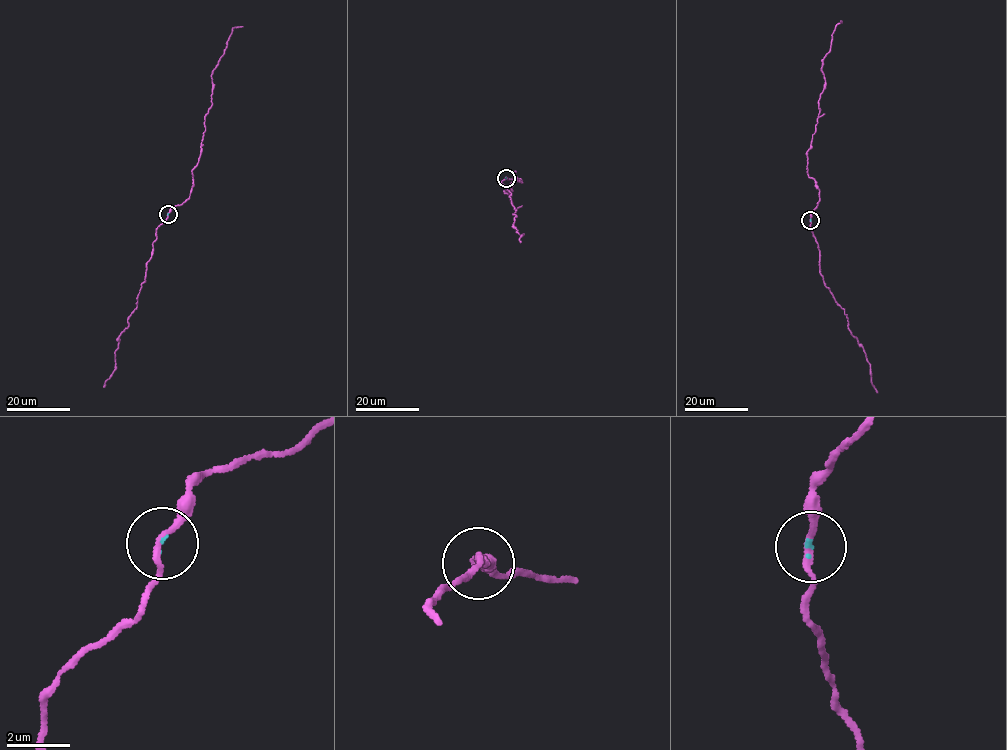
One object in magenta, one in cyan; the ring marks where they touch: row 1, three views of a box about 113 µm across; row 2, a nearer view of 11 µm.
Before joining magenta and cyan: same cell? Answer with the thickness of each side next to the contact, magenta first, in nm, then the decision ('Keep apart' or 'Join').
Thickness 200 nm (magenta) against 80 nm. Join

